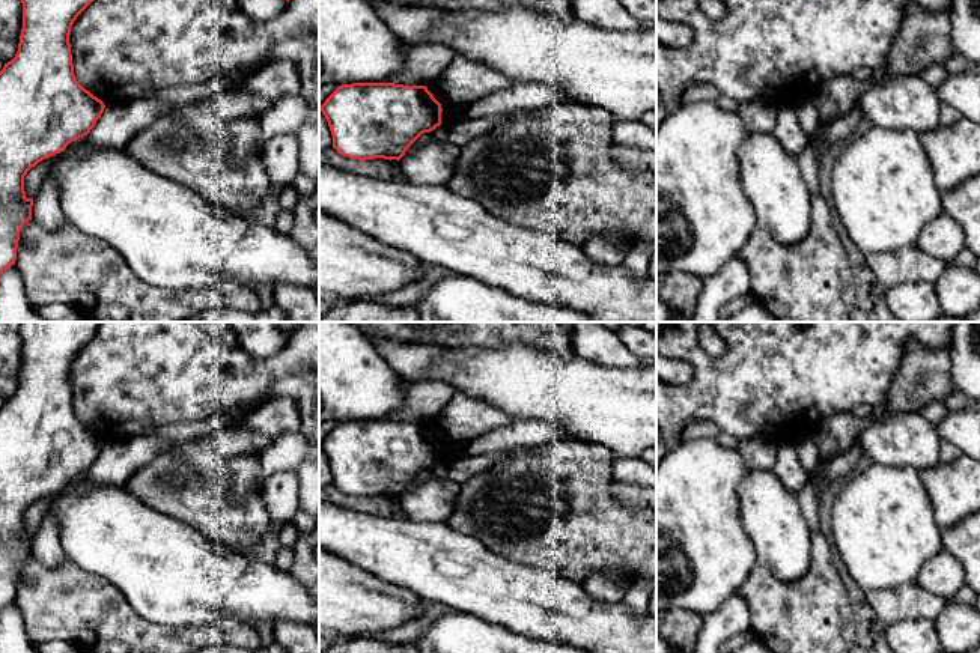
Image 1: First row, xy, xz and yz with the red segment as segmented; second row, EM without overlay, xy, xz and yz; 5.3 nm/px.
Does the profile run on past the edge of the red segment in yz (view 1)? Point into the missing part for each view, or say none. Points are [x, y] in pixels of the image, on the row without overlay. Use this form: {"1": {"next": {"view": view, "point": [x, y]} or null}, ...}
{"1": {"next": null}}

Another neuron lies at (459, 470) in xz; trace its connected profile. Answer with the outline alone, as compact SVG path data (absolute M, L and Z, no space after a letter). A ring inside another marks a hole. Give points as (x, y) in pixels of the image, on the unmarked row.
M504 451L488 453L476 457L455 459L452 462L440 462L434 468L431 468L431 471L434 478L450 480L461 484L474 472L485 471L501 457L506 457Z

